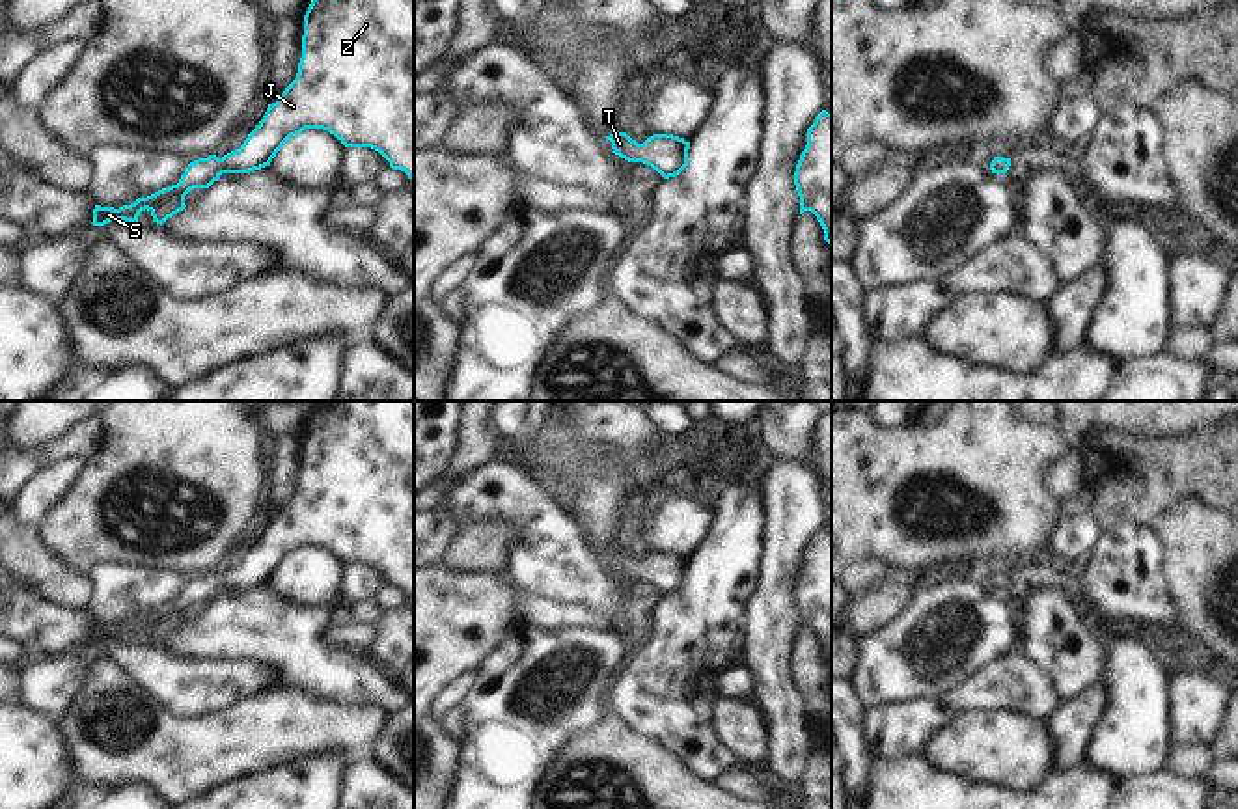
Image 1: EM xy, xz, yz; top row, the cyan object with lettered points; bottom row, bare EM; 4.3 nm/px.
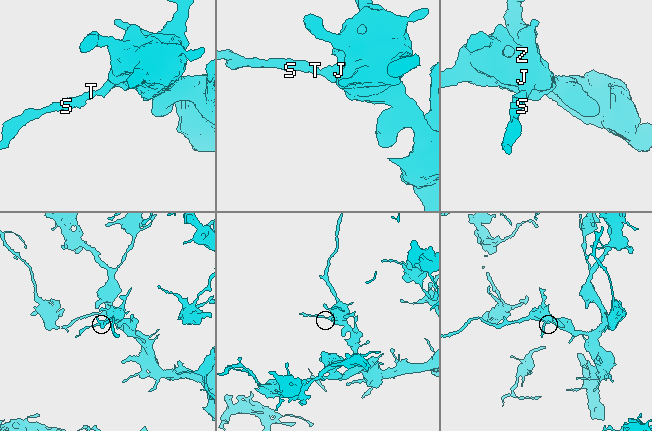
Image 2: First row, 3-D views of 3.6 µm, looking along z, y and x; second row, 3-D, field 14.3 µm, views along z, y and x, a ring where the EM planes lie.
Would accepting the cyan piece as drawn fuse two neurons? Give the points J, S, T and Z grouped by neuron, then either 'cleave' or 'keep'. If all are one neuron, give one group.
J S T Z | keep

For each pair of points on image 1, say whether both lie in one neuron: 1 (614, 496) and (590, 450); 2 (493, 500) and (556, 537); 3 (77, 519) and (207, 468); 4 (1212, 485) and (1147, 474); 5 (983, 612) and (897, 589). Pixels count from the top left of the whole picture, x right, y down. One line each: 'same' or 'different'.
1: same
2: same
3: same
4: same
5: different

